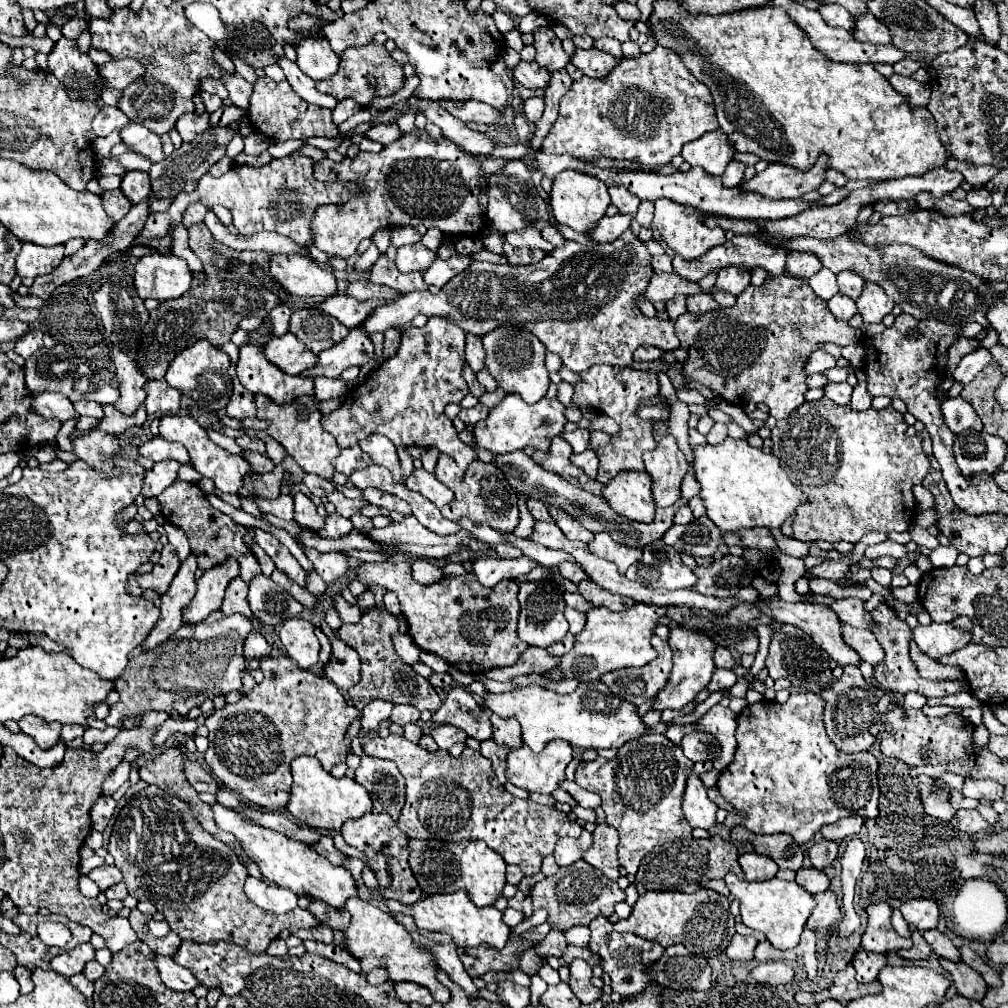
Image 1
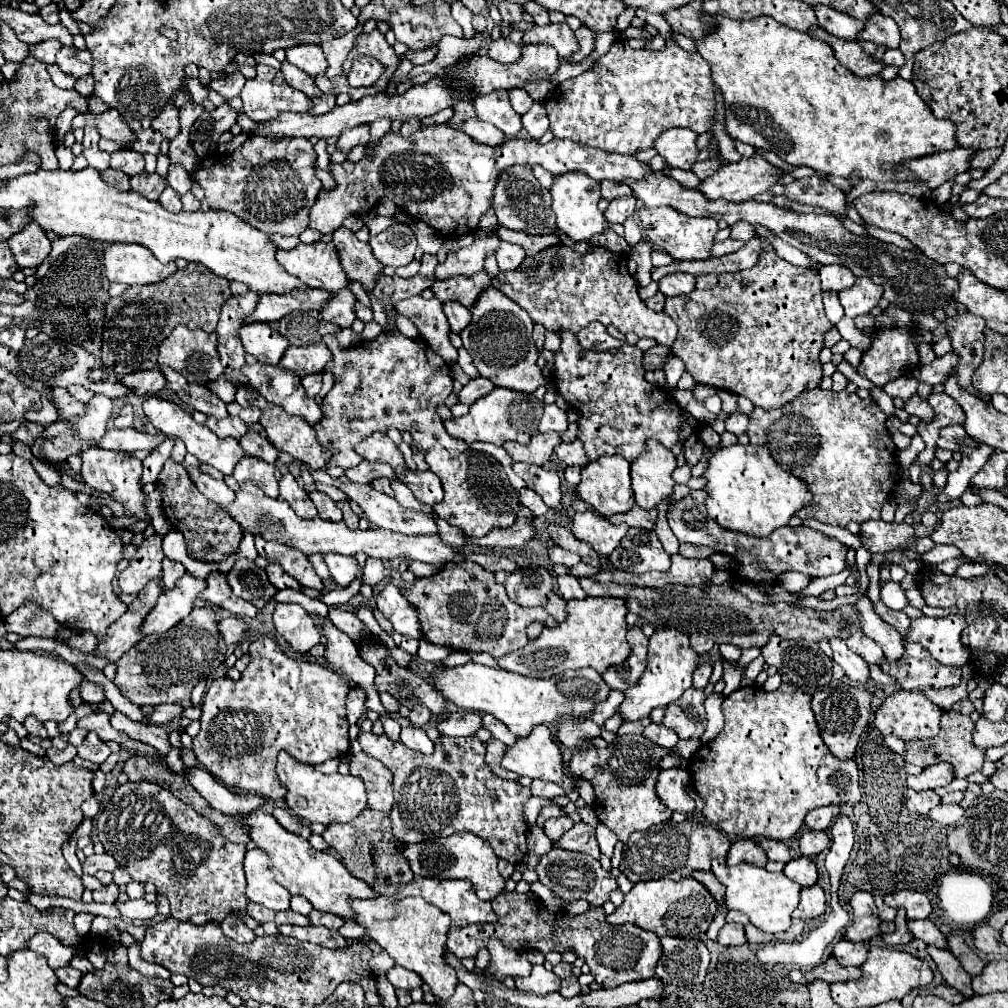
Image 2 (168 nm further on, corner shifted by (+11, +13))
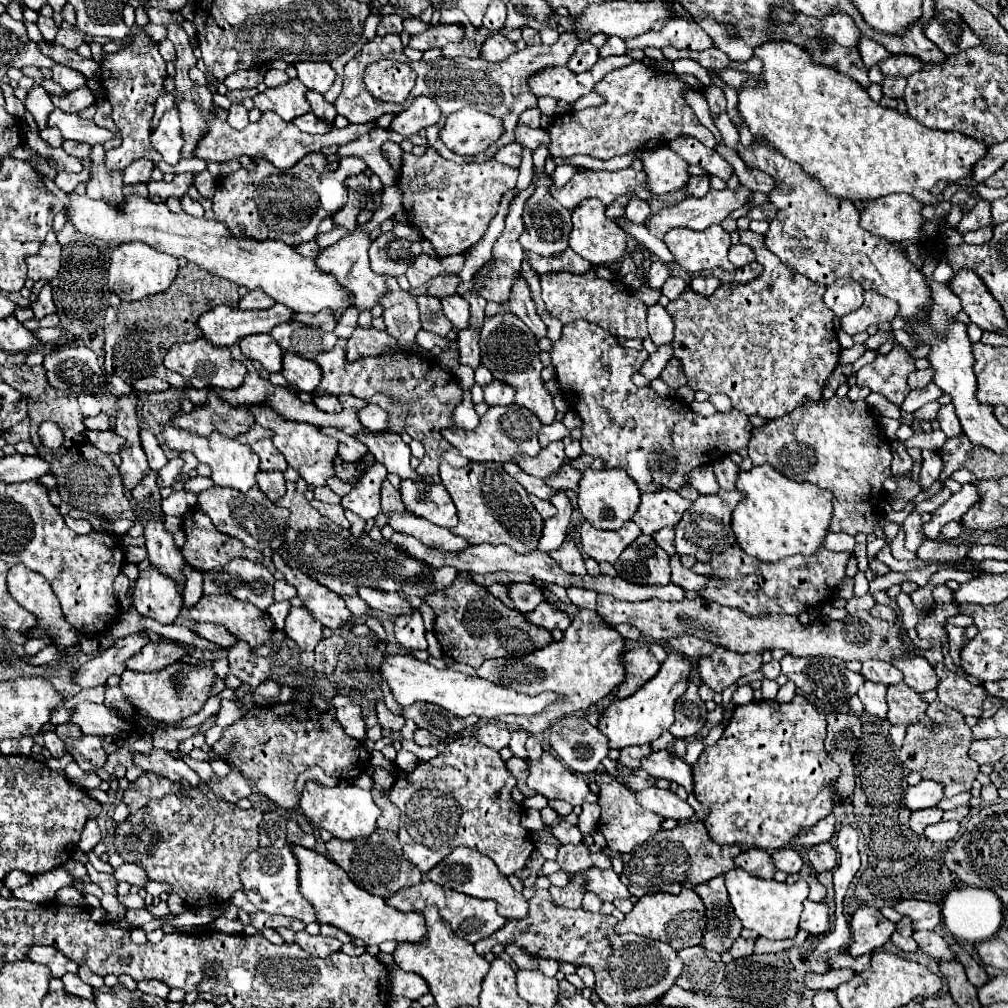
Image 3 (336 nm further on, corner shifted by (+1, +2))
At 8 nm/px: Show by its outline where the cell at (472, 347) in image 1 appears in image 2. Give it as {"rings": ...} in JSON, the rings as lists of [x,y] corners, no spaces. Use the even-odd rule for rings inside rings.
{"rings":[[[445,302],[443,312],[451,324],[451,330],[457,334],[471,322],[471,310],[465,310],[465,306],[461,306],[459,302]]]}

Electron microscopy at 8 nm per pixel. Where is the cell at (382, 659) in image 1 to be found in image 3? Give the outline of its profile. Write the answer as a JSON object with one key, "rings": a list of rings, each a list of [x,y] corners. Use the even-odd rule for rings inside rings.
{"rings":[[[417,703],[411,707],[403,707],[401,715],[405,719],[413,719],[417,723],[417,727],[429,729],[439,739],[453,737],[479,723],[479,717],[475,717],[475,715],[461,719],[461,717],[455,717],[453,713],[449,713],[447,709],[431,705],[431,703]]]}

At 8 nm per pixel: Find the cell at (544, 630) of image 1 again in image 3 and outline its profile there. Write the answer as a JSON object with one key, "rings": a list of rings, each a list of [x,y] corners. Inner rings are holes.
{"rings":[[[515,583],[511,585],[509,595],[515,603],[515,609],[521,613],[531,613],[541,601],[545,601],[545,589],[533,583]]]}

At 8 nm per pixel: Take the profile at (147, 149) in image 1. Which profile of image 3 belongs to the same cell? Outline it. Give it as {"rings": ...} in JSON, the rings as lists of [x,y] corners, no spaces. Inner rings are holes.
{"rings":[[[55,109],[49,115],[49,127],[55,127],[63,133],[65,139],[75,139],[81,143],[89,143],[89,145],[97,145],[97,143],[105,143],[109,139],[113,139],[117,133],[105,127],[99,127],[95,121],[85,121],[79,115],[71,115],[71,113],[63,113],[59,109]]]}

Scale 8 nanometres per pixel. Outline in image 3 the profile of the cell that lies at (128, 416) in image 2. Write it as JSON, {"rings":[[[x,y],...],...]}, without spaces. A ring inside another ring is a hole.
{"rings":[[[139,429],[139,437],[141,437],[141,447],[147,455],[147,461],[149,461],[149,467],[151,469],[161,469],[165,463],[167,463],[167,457],[157,441],[157,437],[153,433],[149,433],[147,429]]]}

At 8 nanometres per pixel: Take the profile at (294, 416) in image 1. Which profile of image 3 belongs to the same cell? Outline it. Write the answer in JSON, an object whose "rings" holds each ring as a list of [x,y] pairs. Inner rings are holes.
{"rings":[[[249,407],[251,415],[255,417],[255,421],[259,425],[263,425],[265,429],[271,429],[275,435],[271,437],[273,445],[283,453],[285,461],[289,463],[289,467],[297,469],[299,475],[313,487],[325,485],[325,481],[329,477],[335,477],[335,457],[337,457],[337,441],[333,437],[321,435],[319,427],[309,425],[309,423],[299,423],[299,421],[289,421],[277,413],[273,413],[269,407]]]}

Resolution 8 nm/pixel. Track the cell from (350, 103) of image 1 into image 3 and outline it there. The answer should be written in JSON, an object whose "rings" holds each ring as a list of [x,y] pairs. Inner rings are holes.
{"rings":[[[307,113],[307,115],[299,117],[299,119],[295,119],[293,123],[295,123],[303,133],[319,133],[319,135],[323,135],[323,133],[327,133],[327,131],[331,131],[331,129],[335,127],[335,125],[329,123],[329,121],[315,117],[315,113]]]}

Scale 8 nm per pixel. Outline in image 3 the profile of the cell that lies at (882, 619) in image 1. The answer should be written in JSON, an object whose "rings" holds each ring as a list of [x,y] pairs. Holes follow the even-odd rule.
{"rings":[[[943,663],[933,665],[935,673],[939,677],[939,685],[937,685],[937,699],[941,703],[945,703],[947,707],[957,709],[963,715],[975,715],[981,717],[983,713],[983,701],[987,697],[983,687],[975,687],[971,683],[967,683],[961,675],[951,673]]]}

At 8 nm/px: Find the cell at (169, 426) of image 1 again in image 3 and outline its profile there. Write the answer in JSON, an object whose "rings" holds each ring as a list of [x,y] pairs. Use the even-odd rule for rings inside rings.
{"rings":[[[165,425],[163,437],[165,437],[165,443],[167,443],[169,449],[175,449],[179,453],[181,451],[193,451],[195,457],[201,463],[207,463],[211,467],[211,471],[213,471],[211,479],[217,485],[235,487],[235,489],[241,489],[243,493],[247,493],[255,485],[255,473],[259,469],[259,457],[251,451],[249,445],[243,445],[237,439],[227,439],[221,433],[211,433],[209,437],[199,437],[195,433],[179,429],[175,425]]]}

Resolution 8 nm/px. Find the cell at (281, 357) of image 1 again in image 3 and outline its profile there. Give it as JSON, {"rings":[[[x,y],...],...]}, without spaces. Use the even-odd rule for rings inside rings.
{"rings":[[[249,335],[243,341],[239,341],[239,347],[245,357],[261,361],[261,365],[269,373],[281,373],[283,371],[283,355],[285,351],[275,343],[269,335]]]}

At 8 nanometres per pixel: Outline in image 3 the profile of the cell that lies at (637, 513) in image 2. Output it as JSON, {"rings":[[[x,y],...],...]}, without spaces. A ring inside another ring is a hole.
{"rings":[[[663,527],[661,531],[653,533],[653,539],[657,541],[657,545],[661,549],[665,549],[669,555],[675,553],[675,533],[673,533],[673,527]]]}

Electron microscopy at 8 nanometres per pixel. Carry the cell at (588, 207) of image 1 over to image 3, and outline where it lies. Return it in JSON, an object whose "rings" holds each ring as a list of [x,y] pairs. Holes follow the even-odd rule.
{"rings":[[[587,199],[581,201],[575,209],[573,209],[573,229],[571,229],[571,239],[569,239],[569,247],[579,253],[583,259],[591,261],[593,265],[611,265],[615,261],[619,261],[625,253],[627,253],[627,235],[625,231],[605,215],[607,205],[603,205],[603,201],[599,199]]]}

